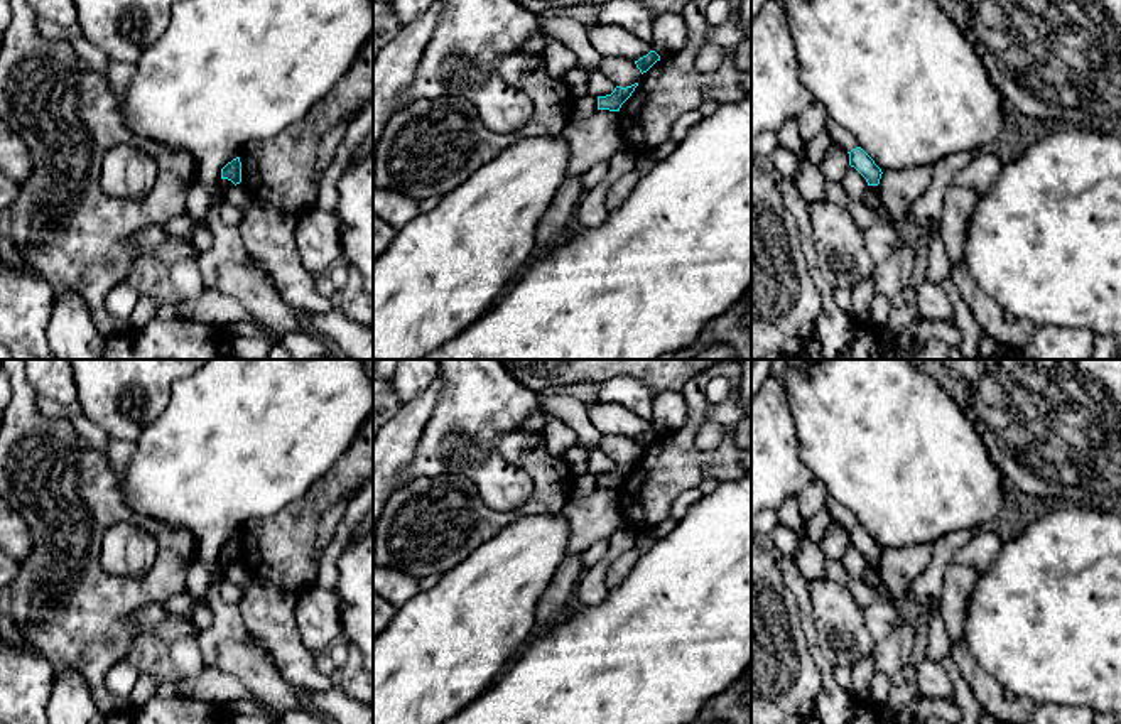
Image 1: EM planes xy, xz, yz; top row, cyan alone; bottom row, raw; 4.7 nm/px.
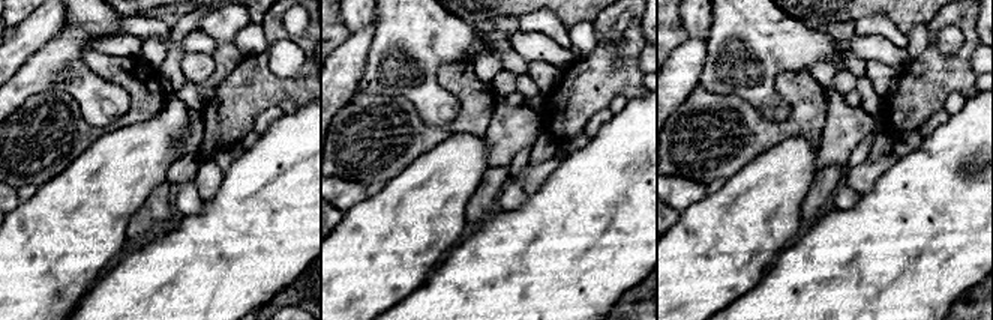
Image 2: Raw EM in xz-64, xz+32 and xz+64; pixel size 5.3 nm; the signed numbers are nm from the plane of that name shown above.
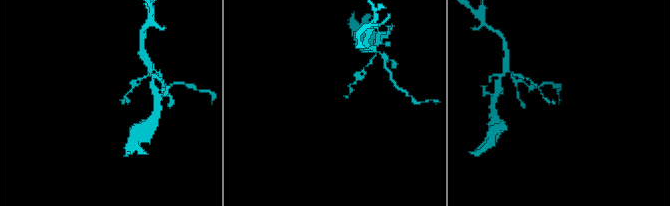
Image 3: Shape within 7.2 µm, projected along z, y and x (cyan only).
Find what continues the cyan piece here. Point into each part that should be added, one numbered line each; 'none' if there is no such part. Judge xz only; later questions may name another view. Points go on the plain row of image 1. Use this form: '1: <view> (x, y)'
none

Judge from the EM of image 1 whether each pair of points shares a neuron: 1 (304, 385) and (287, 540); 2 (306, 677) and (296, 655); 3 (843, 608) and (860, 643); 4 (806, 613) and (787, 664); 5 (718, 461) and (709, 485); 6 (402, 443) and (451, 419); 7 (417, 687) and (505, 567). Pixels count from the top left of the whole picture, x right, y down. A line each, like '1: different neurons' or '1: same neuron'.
1: different neurons
2: same neuron
3: same neuron
4: different neurons
5: different neurons
6: different neurons
7: same neuron

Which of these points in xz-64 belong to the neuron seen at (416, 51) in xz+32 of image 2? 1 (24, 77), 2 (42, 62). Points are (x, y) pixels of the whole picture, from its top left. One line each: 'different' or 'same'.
1: same
2: same

